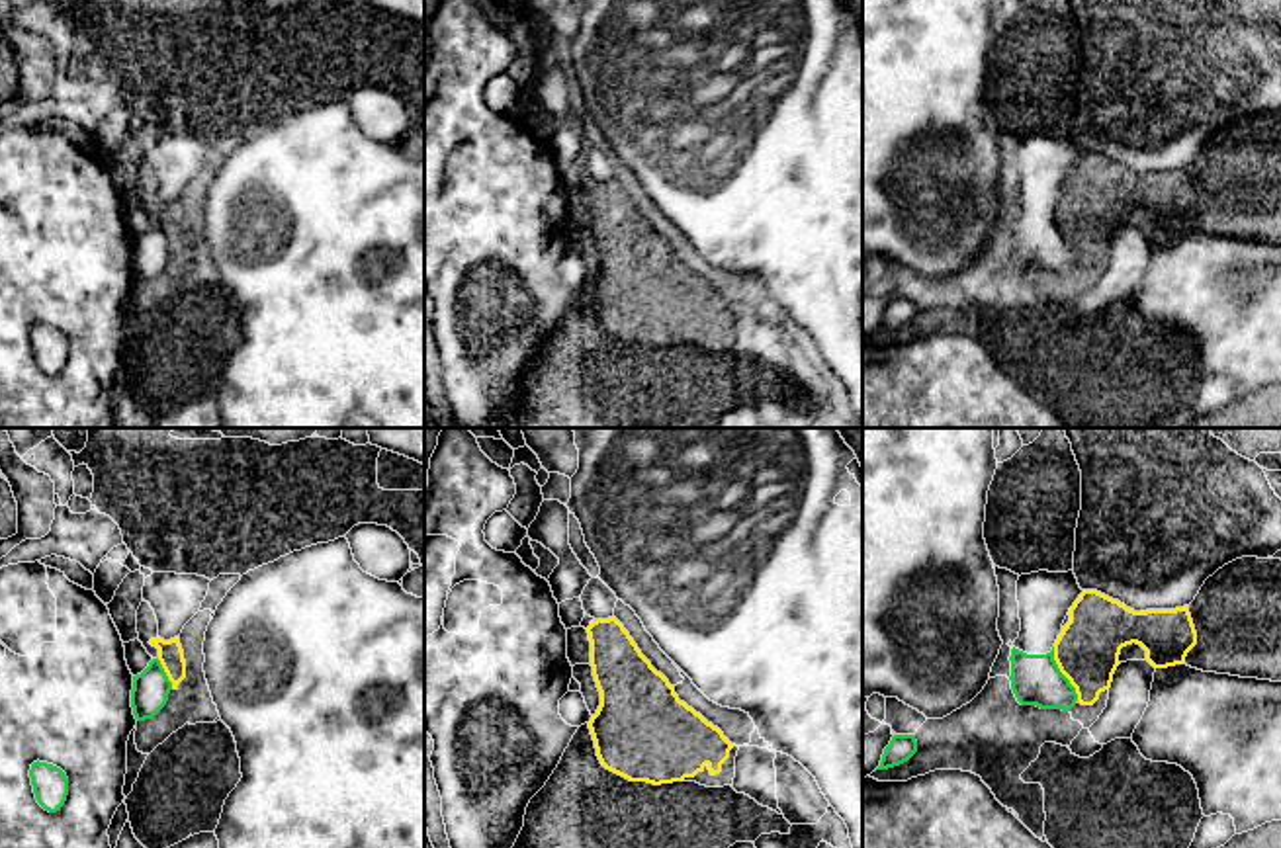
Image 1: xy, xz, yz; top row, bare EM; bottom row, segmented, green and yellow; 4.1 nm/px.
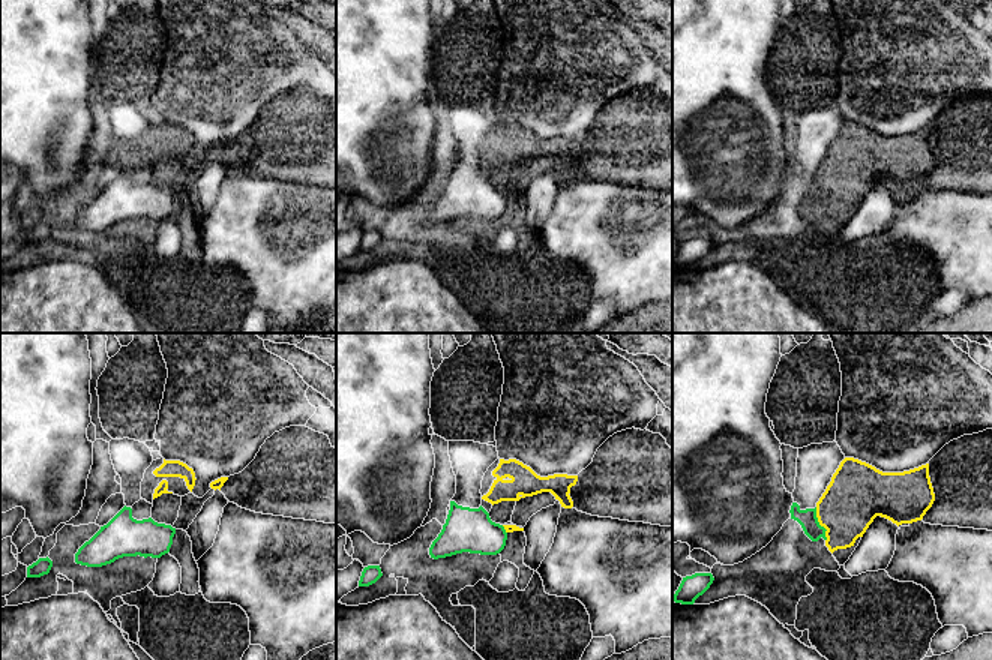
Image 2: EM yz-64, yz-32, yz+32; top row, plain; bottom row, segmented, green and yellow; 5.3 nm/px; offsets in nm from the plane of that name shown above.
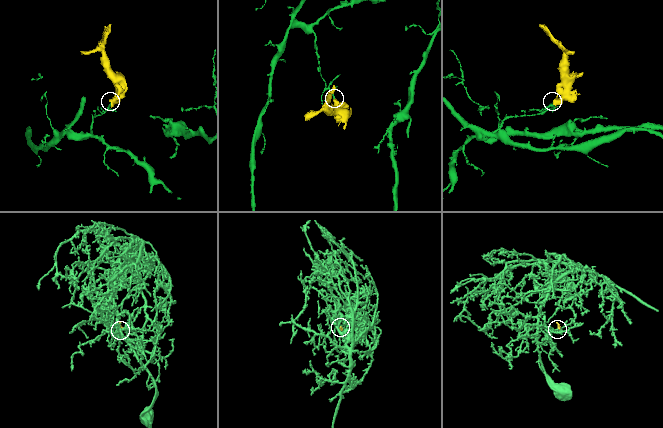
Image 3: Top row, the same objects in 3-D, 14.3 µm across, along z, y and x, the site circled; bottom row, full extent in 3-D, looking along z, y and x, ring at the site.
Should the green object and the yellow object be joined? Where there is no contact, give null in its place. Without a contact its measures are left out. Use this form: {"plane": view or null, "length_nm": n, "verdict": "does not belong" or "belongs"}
{"plane": "yz", "length_nm": 240, "verdict": "does not belong"}

